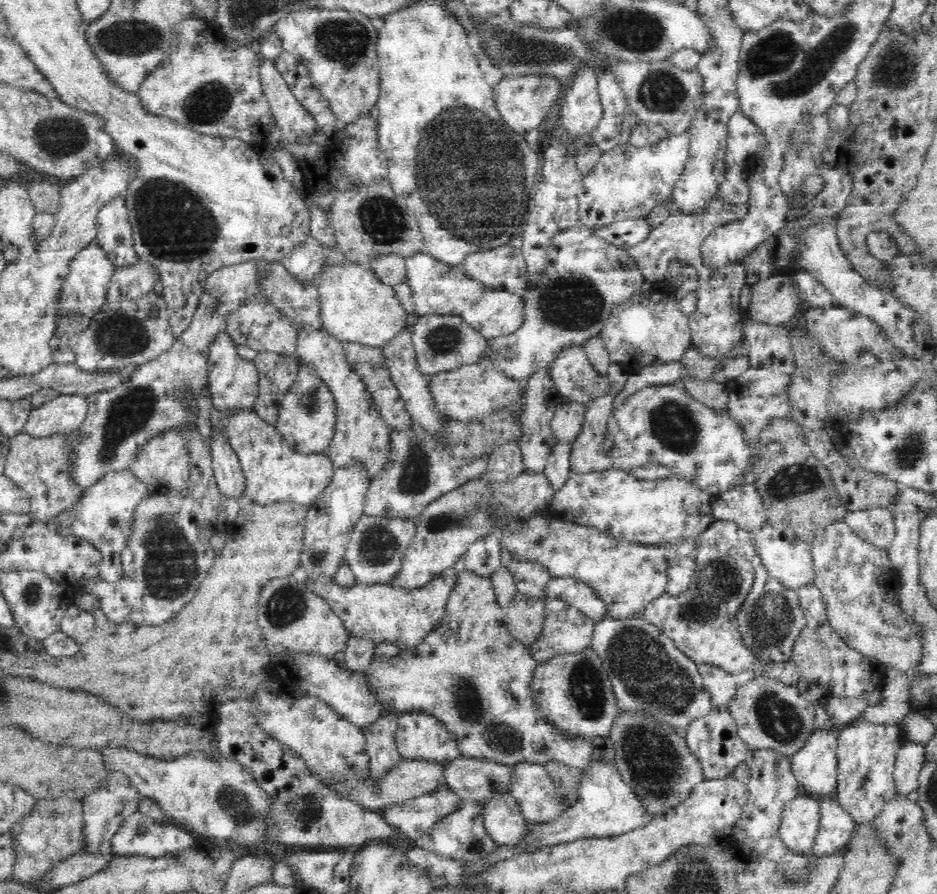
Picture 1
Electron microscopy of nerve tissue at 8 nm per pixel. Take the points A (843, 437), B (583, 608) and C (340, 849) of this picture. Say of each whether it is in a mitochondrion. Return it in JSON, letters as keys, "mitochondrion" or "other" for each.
{"A":"other","B":"other","C":"other"}

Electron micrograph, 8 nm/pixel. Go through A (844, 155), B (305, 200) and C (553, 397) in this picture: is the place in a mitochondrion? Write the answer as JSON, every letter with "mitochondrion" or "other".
{"A":"other","B":"other","C":"other"}

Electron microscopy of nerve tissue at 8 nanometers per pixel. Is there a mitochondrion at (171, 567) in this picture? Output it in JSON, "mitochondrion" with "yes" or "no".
{"mitochondrion":"yes"}

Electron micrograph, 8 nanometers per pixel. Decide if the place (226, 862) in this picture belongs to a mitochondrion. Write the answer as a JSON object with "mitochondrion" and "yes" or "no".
{"mitochondrion":"no"}

